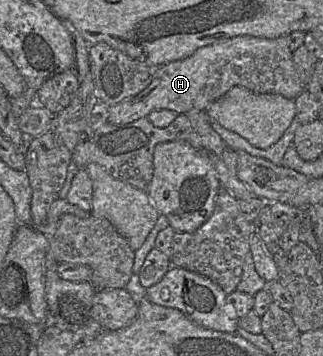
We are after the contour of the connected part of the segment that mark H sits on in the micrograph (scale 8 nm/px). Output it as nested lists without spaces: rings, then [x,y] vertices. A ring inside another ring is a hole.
[[[244,35],[202,47],[190,57],[162,65],[148,87],[120,103],[104,107],[104,114],[110,123],[121,125],[147,117],[155,110],[172,110],[178,115],[206,112],[213,102],[223,97],[235,86],[245,87],[258,94],[278,94],[294,101],[305,90],[305,86],[296,72],[288,36],[268,39]]]

